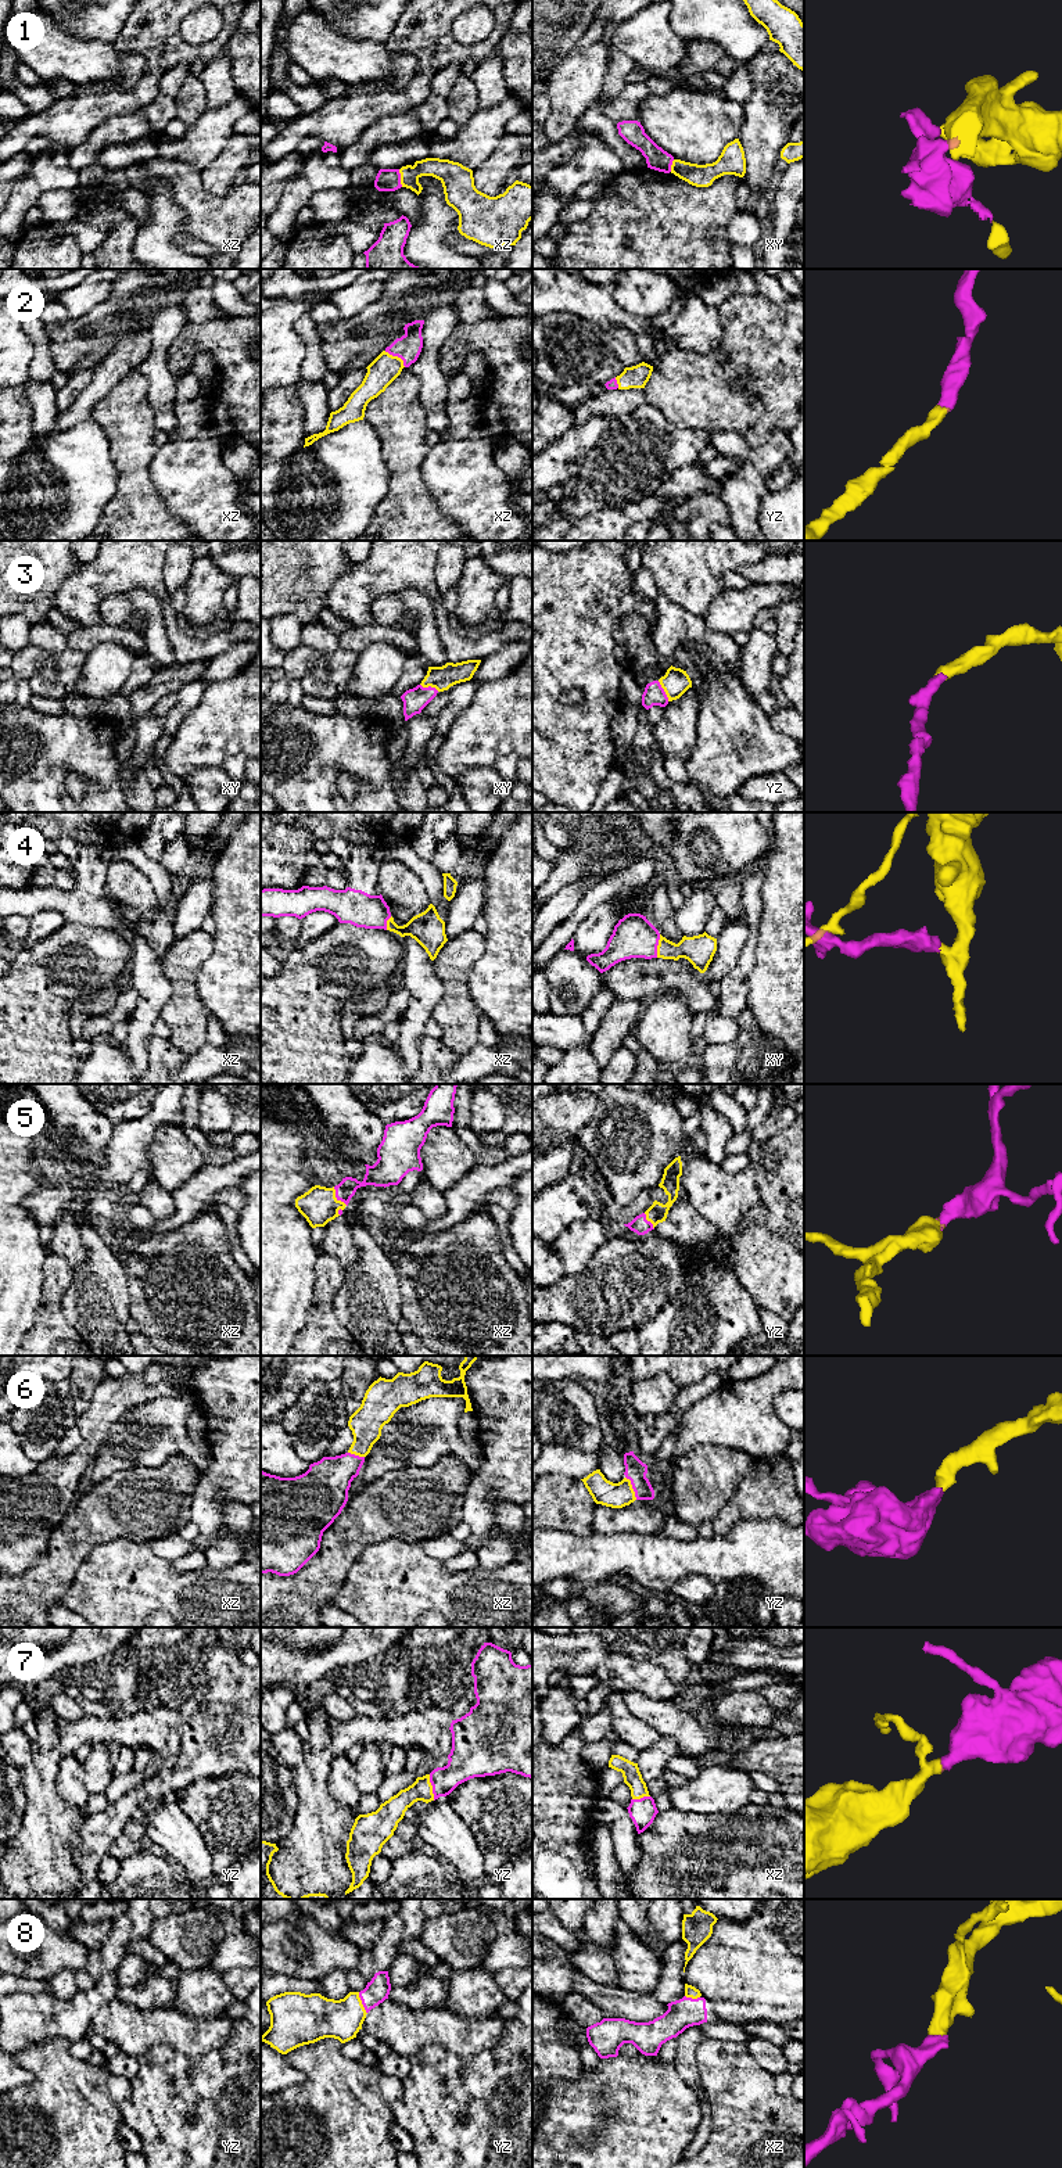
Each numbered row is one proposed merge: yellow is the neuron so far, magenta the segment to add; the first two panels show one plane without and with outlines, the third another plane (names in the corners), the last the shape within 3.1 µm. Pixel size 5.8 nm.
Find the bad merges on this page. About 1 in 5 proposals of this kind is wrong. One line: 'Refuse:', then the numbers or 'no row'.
Refuse: no row

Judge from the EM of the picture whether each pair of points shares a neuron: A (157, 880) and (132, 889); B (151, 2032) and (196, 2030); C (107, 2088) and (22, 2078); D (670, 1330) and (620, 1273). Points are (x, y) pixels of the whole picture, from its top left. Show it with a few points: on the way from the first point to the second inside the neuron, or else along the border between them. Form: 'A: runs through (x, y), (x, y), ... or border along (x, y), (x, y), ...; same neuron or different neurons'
A: border along (125, 862), (136, 867), (146, 876), (160, 903); different neurons
B: runs through (162, 2030), (185, 2030); same neuron
C: border along (14, 2056), (32, 2075), (28, 2084), (15, 2089); different neurons
D: border along (681, 1294), (670, 1299), (637, 1330); different neurons

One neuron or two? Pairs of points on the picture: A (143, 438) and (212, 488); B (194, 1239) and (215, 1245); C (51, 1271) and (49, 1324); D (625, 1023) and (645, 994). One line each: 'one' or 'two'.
A: two
B: one
C: one
D: two

